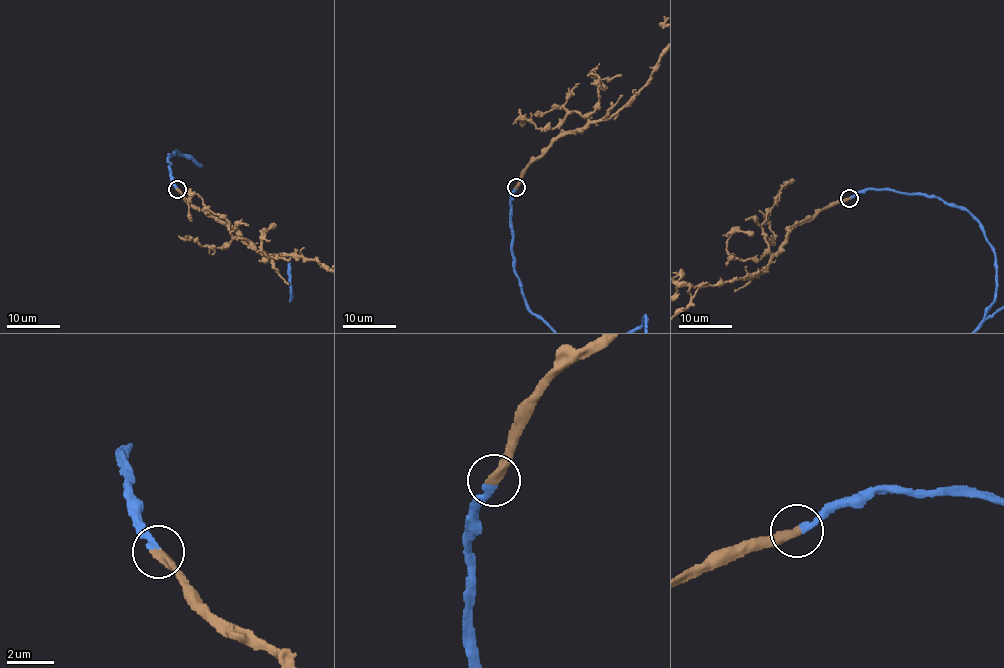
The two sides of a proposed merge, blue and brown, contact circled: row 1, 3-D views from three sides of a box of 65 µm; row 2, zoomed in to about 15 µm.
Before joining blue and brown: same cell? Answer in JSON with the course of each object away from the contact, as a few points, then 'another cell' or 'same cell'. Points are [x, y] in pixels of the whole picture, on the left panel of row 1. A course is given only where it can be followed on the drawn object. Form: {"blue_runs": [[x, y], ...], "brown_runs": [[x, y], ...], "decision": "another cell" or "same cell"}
{"brown_runs": [[177, 189], [183, 198], [221, 219], [265, 254], [317, 261]], "decision": "same cell"}

